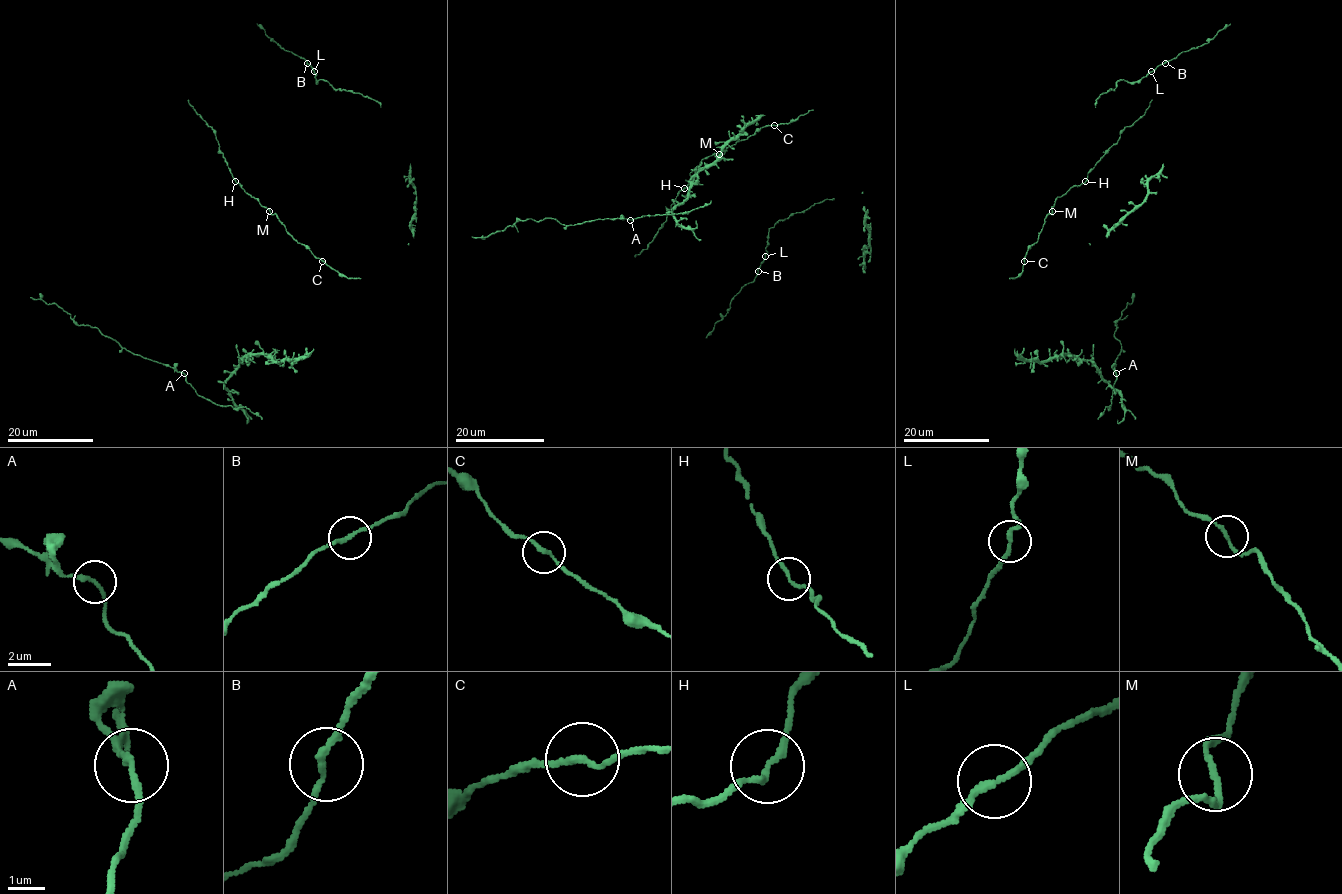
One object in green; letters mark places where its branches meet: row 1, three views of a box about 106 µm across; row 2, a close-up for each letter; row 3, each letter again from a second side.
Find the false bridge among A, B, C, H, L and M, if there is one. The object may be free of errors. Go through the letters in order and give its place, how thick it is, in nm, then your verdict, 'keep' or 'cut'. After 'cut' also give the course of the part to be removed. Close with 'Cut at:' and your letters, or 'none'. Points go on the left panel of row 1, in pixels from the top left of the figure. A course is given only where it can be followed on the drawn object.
A: place (184, 373); calibre 170 nm; cut; course (183, 373), (128, 352), (96, 328), (78, 325), (54, 303), (47, 304), (30, 297)
B: place (307, 63); calibre 170 nm; keep
C: place (322, 261); calibre 160 nm; keep
H: place (235, 181); calibre 160 nm; keep
L: place (314, 71); calibre 180 nm; keep
M: place (269, 211); calibre 160 nm; keep
Cut at: A

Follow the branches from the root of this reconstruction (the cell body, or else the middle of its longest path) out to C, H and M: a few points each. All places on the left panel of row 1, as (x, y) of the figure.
C: (340, 276), (322, 261)
H: (340, 276), (299, 243), (275, 214), (235, 181)
M: (340, 276), (299, 243), (270, 210)

